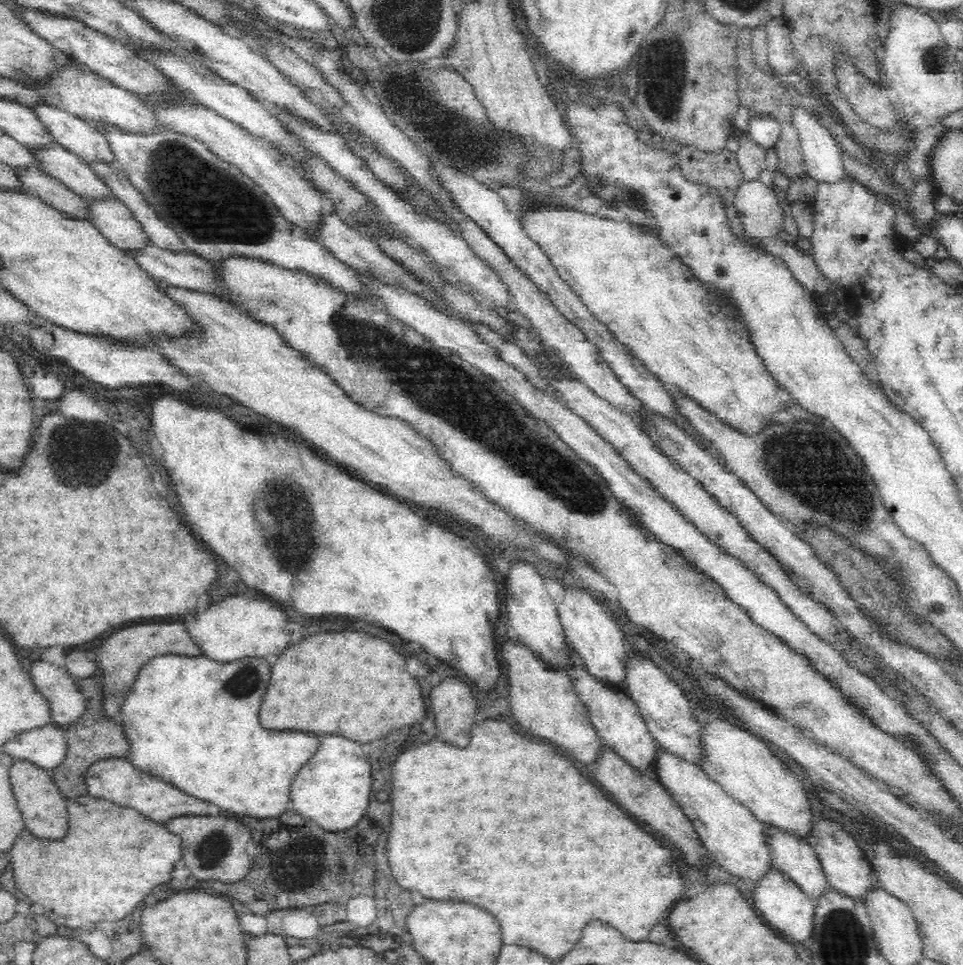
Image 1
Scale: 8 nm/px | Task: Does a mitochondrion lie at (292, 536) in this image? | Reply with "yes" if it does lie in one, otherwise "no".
yes

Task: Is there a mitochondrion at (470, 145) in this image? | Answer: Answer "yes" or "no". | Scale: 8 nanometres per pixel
yes

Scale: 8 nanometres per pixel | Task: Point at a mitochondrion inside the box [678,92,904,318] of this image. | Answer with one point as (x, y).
(716, 302)

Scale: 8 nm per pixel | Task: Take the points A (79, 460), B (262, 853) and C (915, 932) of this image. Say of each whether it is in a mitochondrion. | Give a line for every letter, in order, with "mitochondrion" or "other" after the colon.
A: mitochondrion
B: other
C: other

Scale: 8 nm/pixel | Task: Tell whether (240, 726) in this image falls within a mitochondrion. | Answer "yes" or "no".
no

